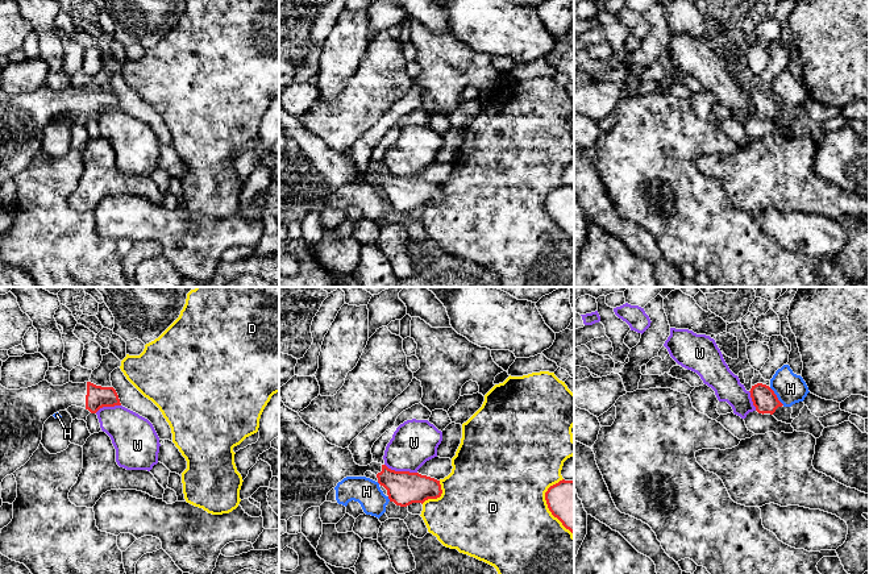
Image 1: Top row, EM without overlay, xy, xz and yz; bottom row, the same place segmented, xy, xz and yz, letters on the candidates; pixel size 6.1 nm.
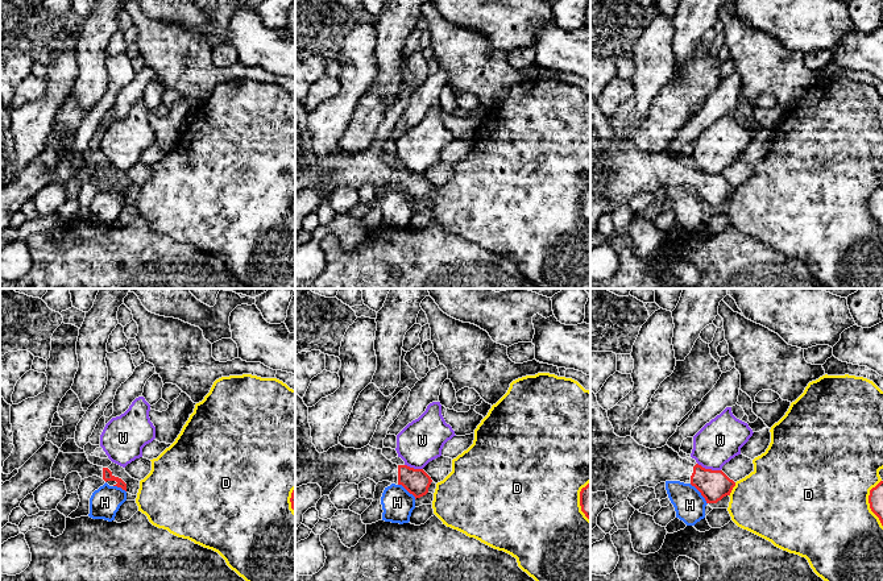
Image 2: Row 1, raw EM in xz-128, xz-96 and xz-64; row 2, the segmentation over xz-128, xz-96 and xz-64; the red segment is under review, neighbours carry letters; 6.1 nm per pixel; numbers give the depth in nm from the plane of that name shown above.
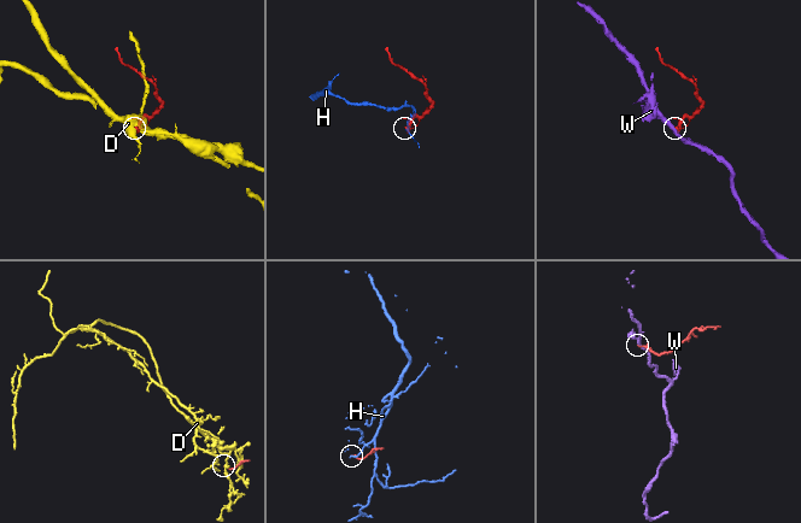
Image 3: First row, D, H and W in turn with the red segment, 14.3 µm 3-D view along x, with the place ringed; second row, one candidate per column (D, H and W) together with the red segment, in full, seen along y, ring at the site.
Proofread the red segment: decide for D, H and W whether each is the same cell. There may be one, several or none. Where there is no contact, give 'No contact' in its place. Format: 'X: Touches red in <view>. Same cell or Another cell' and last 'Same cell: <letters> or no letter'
D: Touches red in xz. Another cell
H: Touches red in yz. Another cell
W: Touches red in xz. Another cell
Same cell: no letter

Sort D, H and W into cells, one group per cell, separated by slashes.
D / H / W

